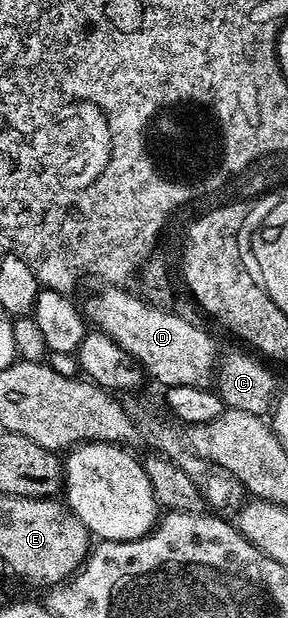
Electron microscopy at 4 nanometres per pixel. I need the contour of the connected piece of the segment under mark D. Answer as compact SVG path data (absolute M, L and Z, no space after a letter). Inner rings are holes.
M106 284L104 288L105 290L103 290L102 293L97 293L94 295L94 297L87 298L85 305L83 304L83 313L87 318L88 324L96 327L98 330L100 330L100 332L106 333L111 339L115 339L115 343L119 343L119 347L123 351L127 351L129 354L131 354L131 356L138 361L142 370L144 370L148 376L150 373L150 375L153 376L159 384L161 384L161 387L168 387L170 385L195 385L201 387L206 384L205 380L207 380L208 377L210 380L210 378L214 376L215 366L218 364L219 350L217 351L216 343L213 342L212 339L209 338L199 326L192 325L187 318L180 317L180 315L177 313L169 313L173 311L166 311L164 308L149 304L148 301L142 299L140 296L137 296L137 298L132 297L132 295L129 293L124 293L126 291L124 288L111 284Z

